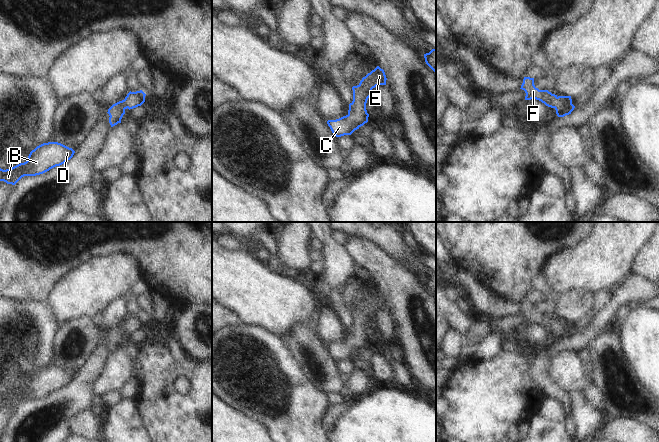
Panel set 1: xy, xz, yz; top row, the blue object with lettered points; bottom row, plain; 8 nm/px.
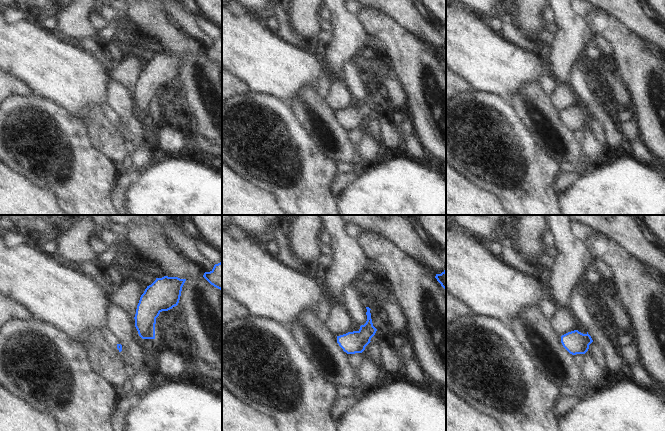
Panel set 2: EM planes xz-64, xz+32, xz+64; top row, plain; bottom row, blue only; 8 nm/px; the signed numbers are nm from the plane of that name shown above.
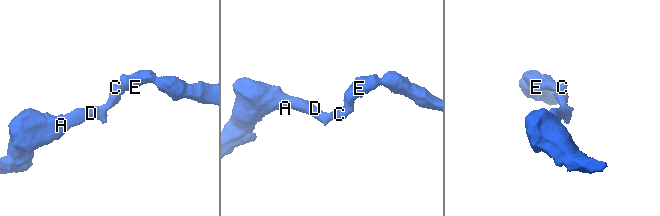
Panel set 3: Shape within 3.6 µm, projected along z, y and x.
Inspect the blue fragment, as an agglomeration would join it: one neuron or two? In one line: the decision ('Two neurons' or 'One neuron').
One neuron

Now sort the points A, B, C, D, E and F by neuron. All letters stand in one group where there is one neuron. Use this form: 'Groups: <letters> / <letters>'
Groups: A B C D E F

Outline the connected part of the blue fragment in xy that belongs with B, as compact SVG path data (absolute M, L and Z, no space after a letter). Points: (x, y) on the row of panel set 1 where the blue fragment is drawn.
M48 142L32 150L27 161L10 169L0 168L0 181L15 185L24 176L36 176L70 160L75 151L58 142Z

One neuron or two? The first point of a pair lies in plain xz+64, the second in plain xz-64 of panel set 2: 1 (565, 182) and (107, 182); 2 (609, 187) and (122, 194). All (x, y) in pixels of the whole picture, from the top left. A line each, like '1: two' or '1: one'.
1: two
2: two

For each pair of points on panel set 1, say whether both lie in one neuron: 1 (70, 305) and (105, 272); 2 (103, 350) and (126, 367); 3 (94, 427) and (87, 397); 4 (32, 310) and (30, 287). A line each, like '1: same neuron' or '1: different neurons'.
1: same neuron
2: different neurons
3: different neurons
4: different neurons

